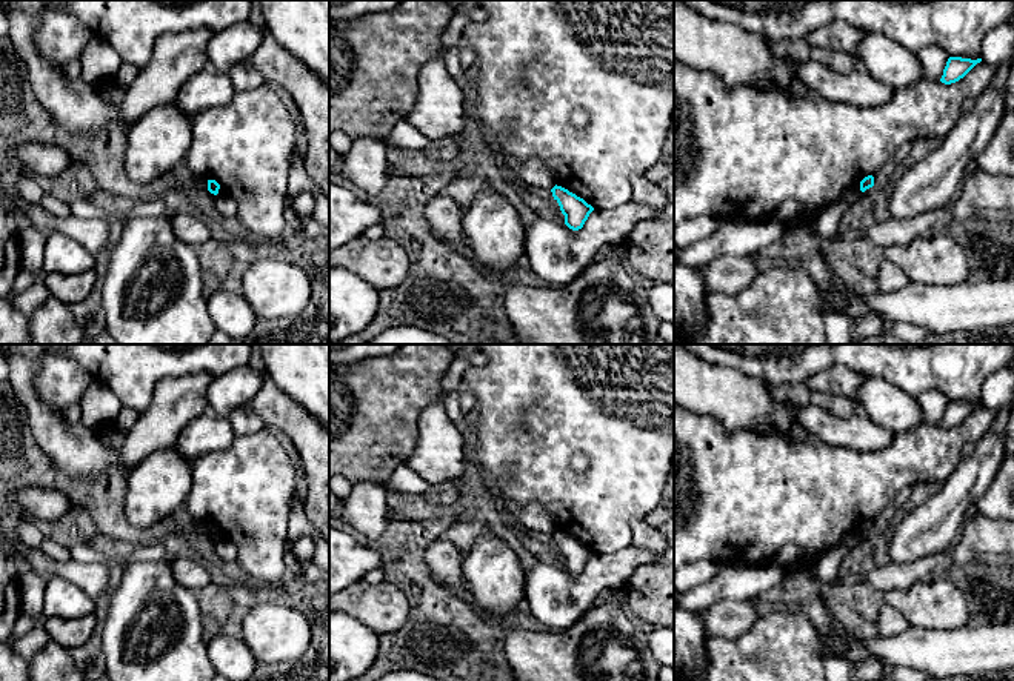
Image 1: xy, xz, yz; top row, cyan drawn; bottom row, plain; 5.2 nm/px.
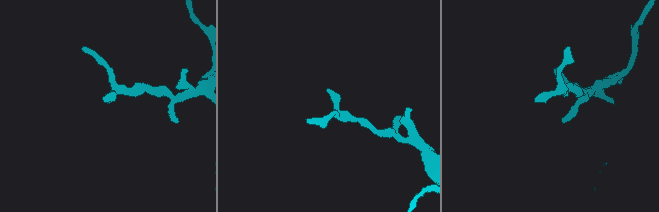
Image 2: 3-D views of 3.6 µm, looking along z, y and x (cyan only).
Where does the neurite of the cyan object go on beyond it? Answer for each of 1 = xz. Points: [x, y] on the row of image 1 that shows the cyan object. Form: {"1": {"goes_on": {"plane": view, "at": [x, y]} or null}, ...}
{"1": {"goes_on": null}}

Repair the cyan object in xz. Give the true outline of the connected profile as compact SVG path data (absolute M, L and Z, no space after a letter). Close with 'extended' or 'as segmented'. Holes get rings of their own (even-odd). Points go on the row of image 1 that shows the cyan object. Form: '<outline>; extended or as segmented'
M555 184L551 192L565 215L565 224L572 231L582 229L594 208L562 186Z; as segmented

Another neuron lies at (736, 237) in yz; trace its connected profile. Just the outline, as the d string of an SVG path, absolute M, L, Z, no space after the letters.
M725 220L711 237L674 252L674 260L688 267L703 267L726 257L769 251L785 240L779 220Z

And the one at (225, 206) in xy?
M217 194L214 203L215 211L220 214L222 218L232 218L237 212L235 203L223 194Z

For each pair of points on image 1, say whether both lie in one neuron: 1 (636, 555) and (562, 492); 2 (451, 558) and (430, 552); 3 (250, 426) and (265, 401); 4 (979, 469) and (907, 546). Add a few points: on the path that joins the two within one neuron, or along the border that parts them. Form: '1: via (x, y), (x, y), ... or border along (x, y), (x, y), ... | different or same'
1: border along (633, 543), (614, 552), (594, 554) | different
2: via (446, 558), (434, 554) | same
3: border along (243, 406), (253, 411), (266, 426) | different
4: via (963, 488), (925, 528) | same

